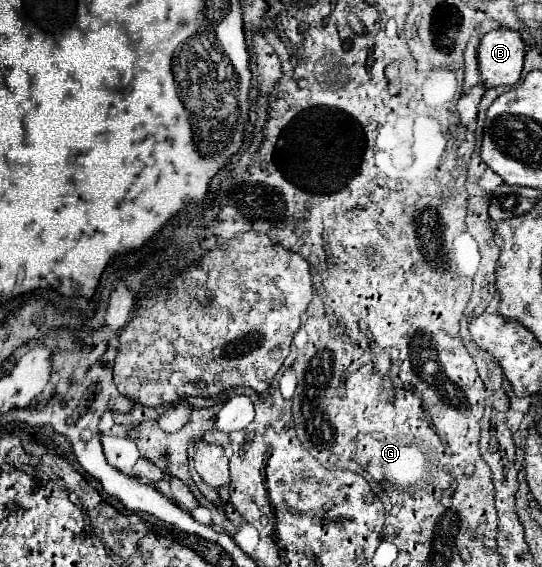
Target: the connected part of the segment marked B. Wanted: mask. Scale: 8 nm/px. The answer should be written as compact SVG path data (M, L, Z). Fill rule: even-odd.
M492 30L480 38L478 70L486 88L512 86L520 80L524 42L518 32Z

